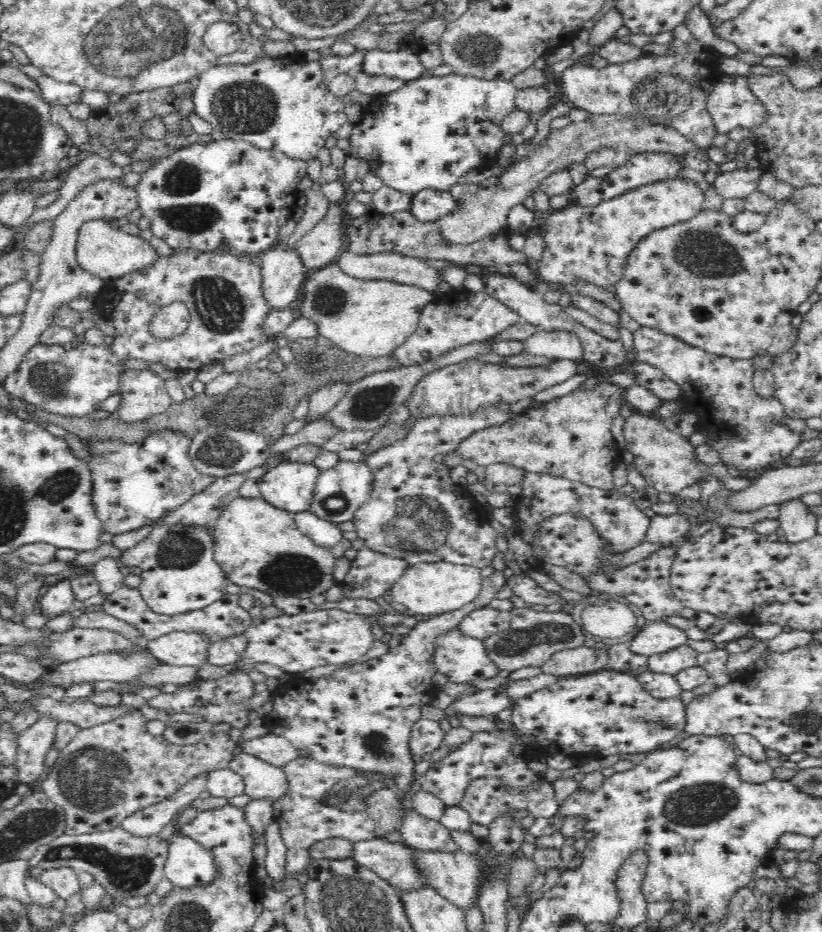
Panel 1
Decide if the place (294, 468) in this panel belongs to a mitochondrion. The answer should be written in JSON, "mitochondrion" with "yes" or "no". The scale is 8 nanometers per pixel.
{"mitochondrion":"no"}

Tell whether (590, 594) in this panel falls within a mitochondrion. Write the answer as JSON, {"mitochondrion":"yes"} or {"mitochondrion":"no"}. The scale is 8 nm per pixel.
{"mitochondrion":"no"}

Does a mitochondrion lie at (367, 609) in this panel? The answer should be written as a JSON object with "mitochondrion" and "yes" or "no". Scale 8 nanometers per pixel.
{"mitochondrion":"no"}

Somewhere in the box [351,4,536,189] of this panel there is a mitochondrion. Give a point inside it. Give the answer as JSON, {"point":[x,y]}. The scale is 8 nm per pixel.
{"point":[477,50]}

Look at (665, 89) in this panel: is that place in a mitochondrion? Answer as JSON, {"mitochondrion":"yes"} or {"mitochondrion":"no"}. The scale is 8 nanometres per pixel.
{"mitochondrion":"yes"}

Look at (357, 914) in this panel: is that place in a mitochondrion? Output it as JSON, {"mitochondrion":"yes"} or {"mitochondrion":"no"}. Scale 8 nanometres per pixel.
{"mitochondrion":"yes"}

